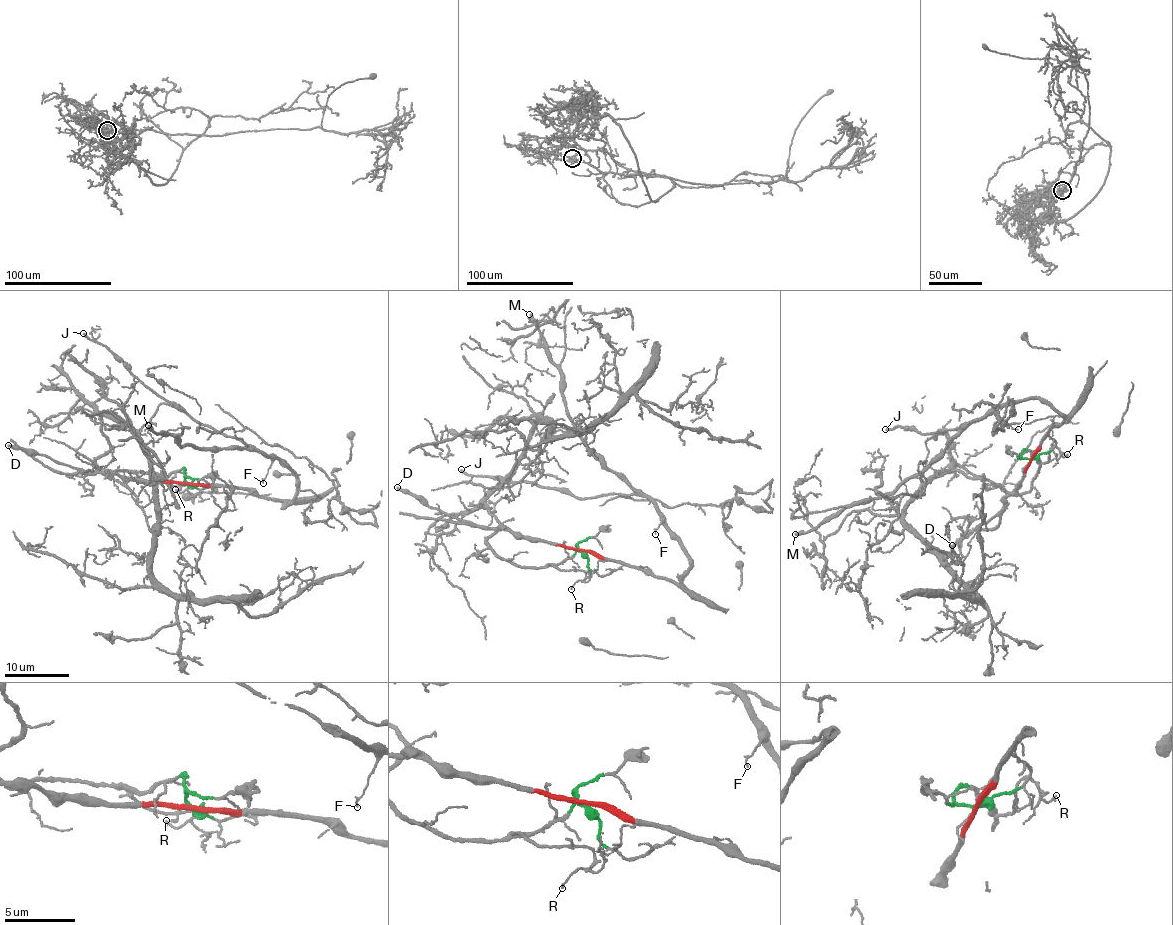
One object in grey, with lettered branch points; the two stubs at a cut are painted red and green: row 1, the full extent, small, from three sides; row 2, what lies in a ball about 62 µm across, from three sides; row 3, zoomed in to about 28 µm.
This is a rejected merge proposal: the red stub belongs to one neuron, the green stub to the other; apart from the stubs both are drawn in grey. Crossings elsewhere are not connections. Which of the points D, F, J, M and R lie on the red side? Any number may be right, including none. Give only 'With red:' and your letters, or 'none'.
With red: D, F, J, M

